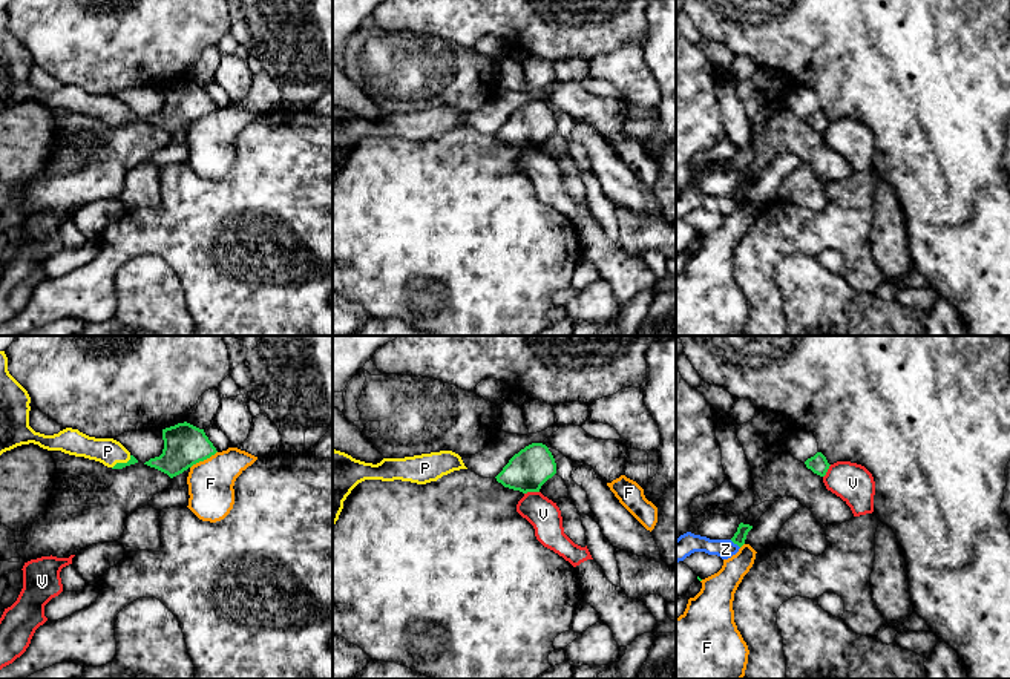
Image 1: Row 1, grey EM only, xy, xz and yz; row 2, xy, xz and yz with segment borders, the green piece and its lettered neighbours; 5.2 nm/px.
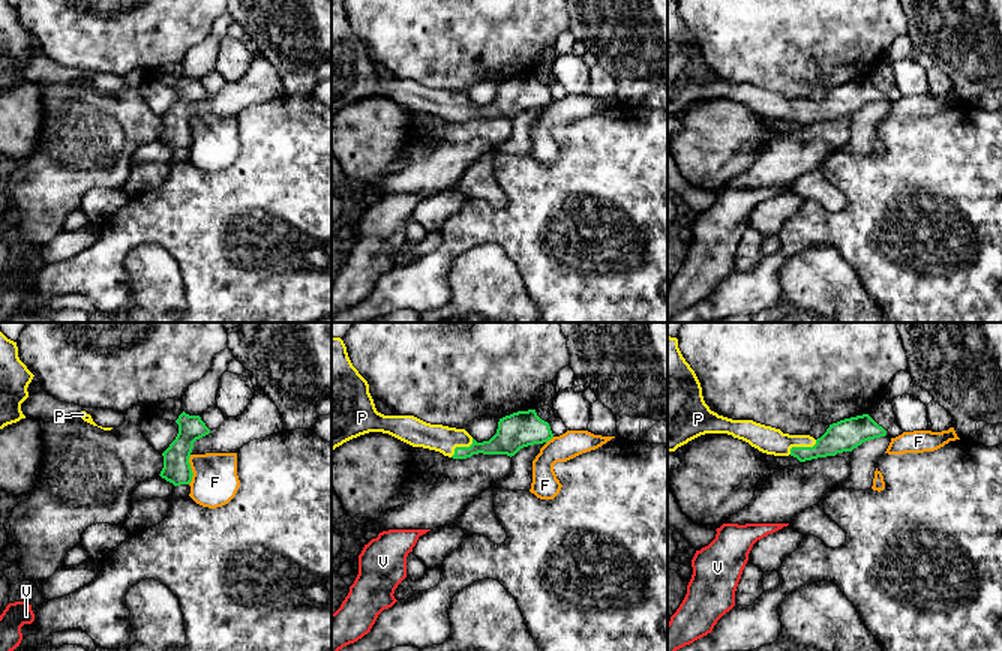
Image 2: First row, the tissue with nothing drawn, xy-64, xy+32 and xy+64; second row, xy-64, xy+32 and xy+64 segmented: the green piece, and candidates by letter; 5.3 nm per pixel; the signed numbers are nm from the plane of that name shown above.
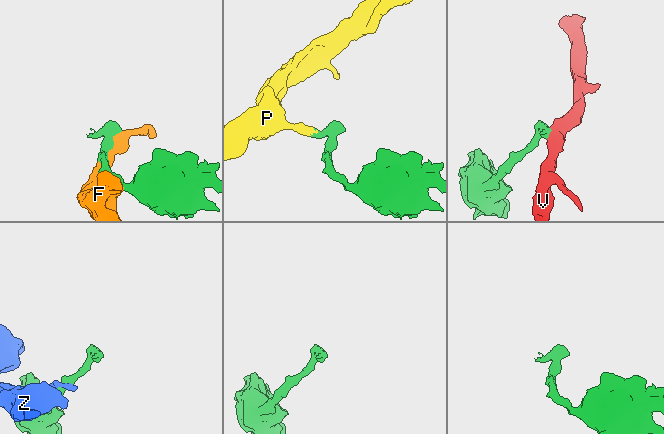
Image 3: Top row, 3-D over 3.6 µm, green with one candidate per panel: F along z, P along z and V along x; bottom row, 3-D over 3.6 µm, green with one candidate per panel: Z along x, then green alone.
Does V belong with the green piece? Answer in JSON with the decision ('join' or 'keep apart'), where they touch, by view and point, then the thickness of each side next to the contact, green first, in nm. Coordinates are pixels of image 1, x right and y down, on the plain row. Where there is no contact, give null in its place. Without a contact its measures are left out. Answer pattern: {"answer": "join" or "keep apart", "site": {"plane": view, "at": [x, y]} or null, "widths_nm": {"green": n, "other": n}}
{"answer": "keep apart", "site": {"plane": "xz", "at": [531, 147]}, "widths_nm": {"green": 220, "other": 170}}

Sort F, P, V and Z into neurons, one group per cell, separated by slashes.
F / P / V / Z

